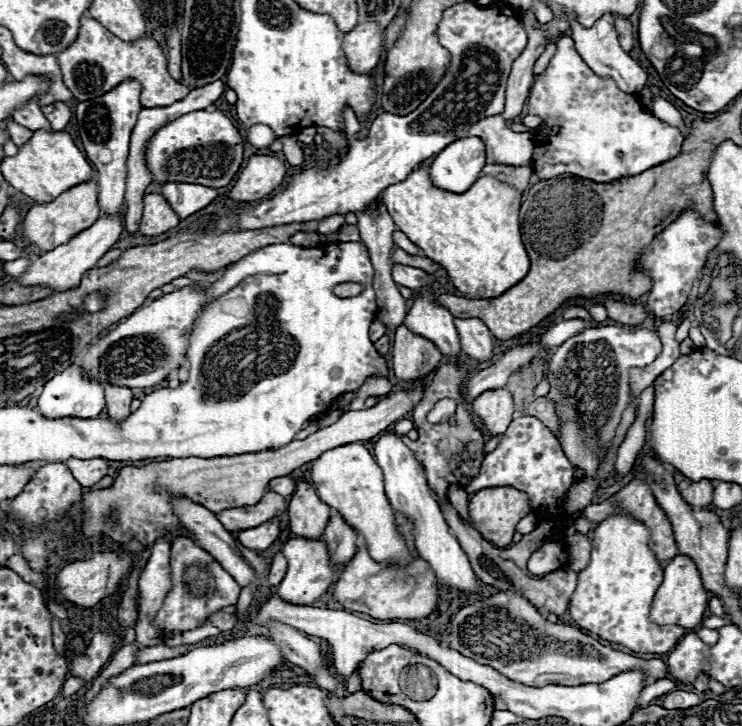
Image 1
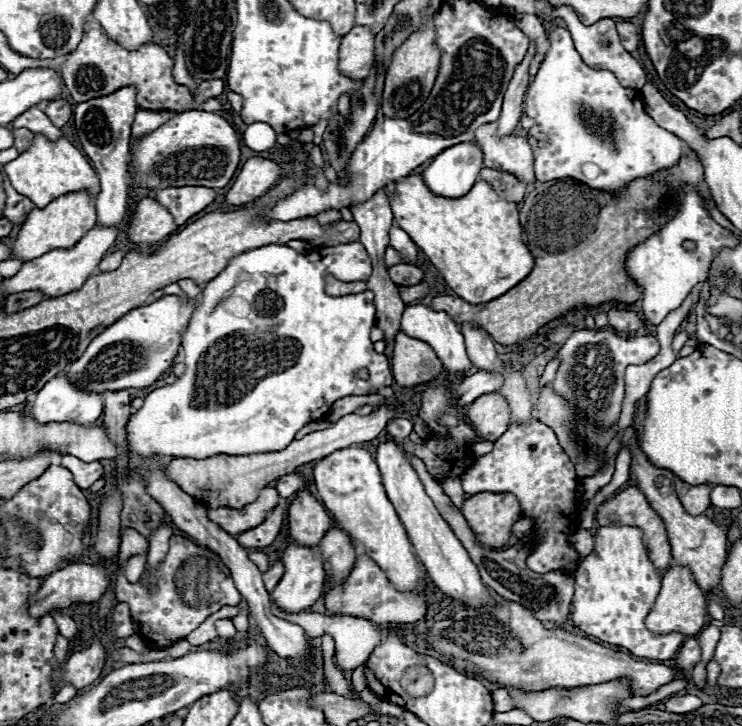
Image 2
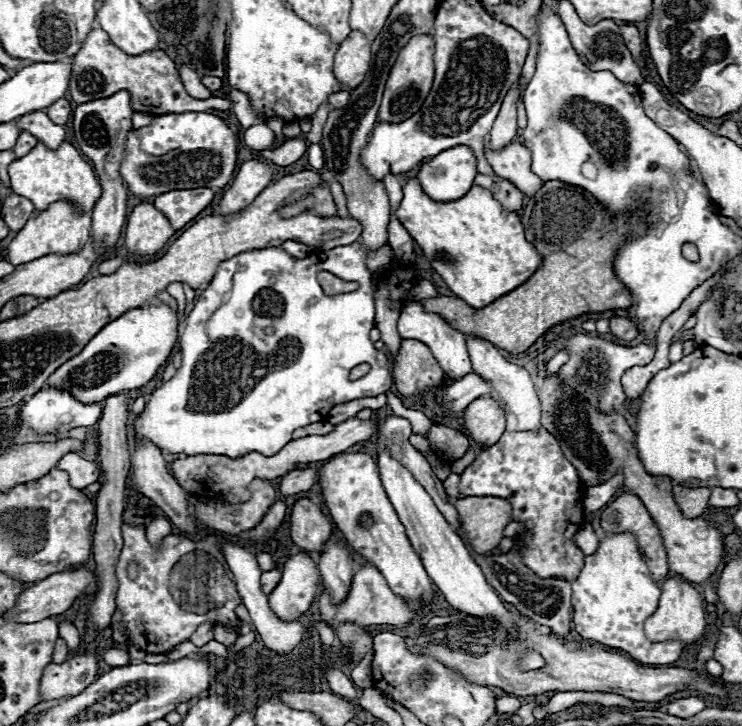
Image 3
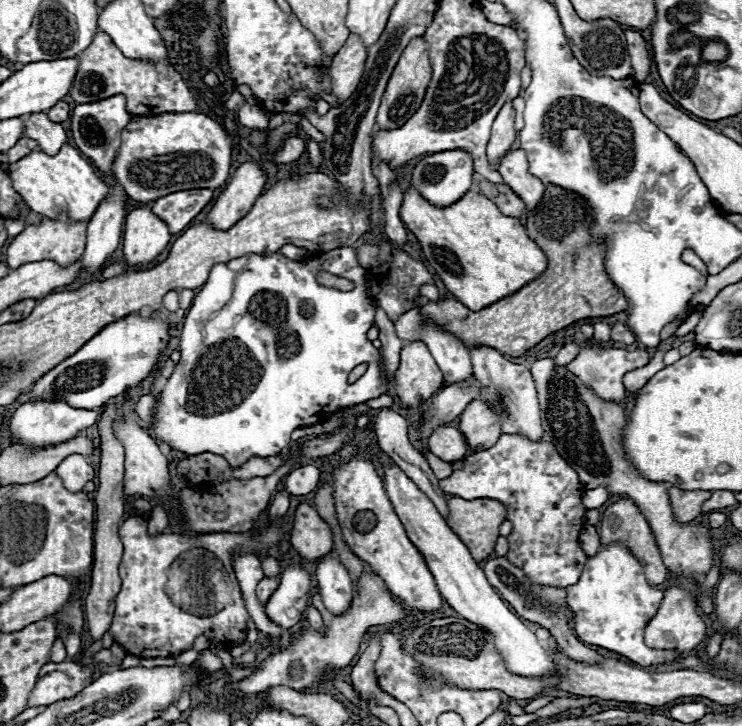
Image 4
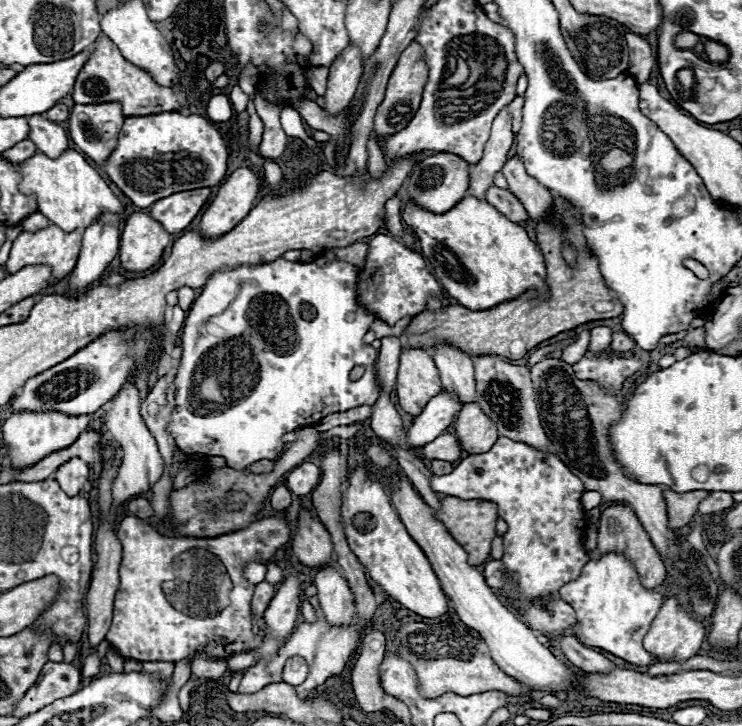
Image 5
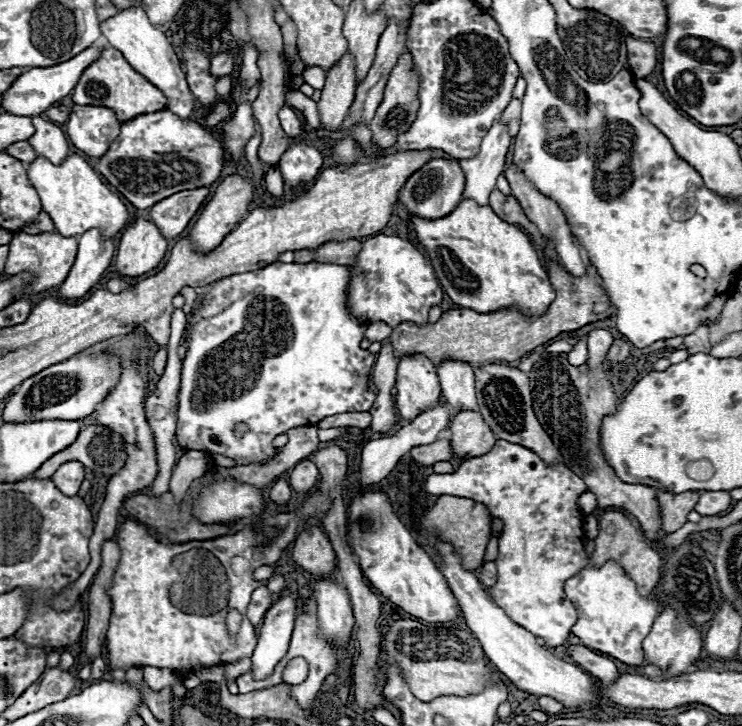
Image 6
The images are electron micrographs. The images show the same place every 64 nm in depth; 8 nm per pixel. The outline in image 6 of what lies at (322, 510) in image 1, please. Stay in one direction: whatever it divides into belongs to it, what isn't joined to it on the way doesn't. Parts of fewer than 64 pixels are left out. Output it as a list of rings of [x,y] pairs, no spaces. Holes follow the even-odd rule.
[[[318,526],[306,528],[294,542],[294,562],[314,576],[328,578],[336,570],[336,554],[330,540]]]

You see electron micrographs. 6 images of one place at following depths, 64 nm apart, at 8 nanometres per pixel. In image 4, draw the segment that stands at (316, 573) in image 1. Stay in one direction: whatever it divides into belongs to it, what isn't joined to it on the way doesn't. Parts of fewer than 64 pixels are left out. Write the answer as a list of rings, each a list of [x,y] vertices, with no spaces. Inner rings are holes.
[[[300,564],[286,568],[280,576],[276,592],[266,604],[268,618],[280,628],[296,626],[302,618],[304,608],[308,606],[310,588],[310,576]]]

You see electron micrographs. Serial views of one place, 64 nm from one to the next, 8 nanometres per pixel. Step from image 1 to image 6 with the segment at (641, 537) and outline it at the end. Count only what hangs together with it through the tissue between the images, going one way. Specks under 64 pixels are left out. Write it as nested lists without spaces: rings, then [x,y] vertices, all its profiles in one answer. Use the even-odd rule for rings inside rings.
[[[606,562],[600,568],[584,568],[566,582],[564,592],[578,610],[578,622],[572,626],[572,634],[578,636],[586,648],[606,652],[624,664],[640,666],[644,662],[642,640],[658,616],[658,604],[656,600],[642,598],[636,592],[636,584],[616,562]]]

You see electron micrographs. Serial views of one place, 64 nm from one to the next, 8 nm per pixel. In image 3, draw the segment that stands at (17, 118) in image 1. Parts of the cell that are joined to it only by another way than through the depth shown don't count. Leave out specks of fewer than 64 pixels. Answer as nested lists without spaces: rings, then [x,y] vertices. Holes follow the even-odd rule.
[[[46,112],[24,114],[18,120],[18,126],[20,126],[20,130],[30,132],[34,138],[38,138],[50,150],[56,150],[64,142],[64,128],[58,126],[58,124],[54,124],[46,116]]]

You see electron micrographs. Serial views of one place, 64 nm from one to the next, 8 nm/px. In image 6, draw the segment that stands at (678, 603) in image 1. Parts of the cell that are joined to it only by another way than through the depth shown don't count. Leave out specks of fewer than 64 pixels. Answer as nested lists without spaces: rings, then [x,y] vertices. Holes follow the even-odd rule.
[[[664,610],[654,620],[650,634],[644,638],[646,662],[652,666],[658,666],[662,672],[666,672],[666,674],[662,674],[664,680],[686,674],[686,670],[692,668],[692,664],[700,658],[700,650],[702,650],[702,638],[700,638],[698,628],[694,628],[694,626],[690,626],[690,622],[678,618],[674,610]]]

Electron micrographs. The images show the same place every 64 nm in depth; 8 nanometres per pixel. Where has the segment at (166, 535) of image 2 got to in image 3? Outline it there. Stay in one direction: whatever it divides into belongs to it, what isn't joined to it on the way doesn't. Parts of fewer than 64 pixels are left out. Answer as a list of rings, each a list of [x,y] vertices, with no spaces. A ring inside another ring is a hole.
[[[156,516],[150,524],[148,524],[148,528],[146,528],[146,534],[148,534],[148,540],[154,544],[154,546],[158,546],[160,542],[162,542],[162,538],[166,536],[166,534],[170,534],[170,522],[168,522],[168,518],[164,518],[164,516]]]

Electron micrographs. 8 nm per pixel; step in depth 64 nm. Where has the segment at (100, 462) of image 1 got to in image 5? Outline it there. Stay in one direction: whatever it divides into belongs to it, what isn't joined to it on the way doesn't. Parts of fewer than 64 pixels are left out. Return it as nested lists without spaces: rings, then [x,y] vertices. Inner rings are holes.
[[[72,458],[68,460],[66,464],[62,464],[56,474],[54,474],[54,480],[58,480],[60,488],[68,494],[68,496],[76,496],[82,488],[82,484],[88,480],[88,464],[82,462],[80,458]]]

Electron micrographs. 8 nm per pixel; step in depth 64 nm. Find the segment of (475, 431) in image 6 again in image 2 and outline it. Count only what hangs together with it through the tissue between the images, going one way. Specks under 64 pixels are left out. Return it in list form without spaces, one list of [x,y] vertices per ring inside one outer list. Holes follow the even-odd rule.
[[[486,394],[476,398],[468,406],[466,416],[484,442],[496,442],[510,424],[510,410],[500,394]]]

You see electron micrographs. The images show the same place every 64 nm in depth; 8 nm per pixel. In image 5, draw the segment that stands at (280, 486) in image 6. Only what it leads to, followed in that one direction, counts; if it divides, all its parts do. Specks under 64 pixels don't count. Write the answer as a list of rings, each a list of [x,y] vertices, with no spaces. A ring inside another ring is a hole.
[[[278,484],[270,494],[270,502],[274,510],[286,510],[290,506],[290,490],[284,484]]]

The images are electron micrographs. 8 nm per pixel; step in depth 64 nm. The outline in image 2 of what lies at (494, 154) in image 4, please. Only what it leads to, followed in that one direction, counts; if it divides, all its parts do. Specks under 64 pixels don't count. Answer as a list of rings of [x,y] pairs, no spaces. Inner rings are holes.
[[[530,46],[526,58],[522,60],[522,64],[516,68],[514,72],[514,78],[510,80],[510,86],[504,94],[504,104],[502,104],[502,112],[500,112],[500,118],[498,118],[498,130],[496,134],[498,136],[508,136],[514,132],[516,124],[518,124],[518,118],[520,118],[520,112],[522,112],[522,102],[524,102],[524,94],[526,94],[526,88],[528,88],[528,62],[534,54],[534,46]]]

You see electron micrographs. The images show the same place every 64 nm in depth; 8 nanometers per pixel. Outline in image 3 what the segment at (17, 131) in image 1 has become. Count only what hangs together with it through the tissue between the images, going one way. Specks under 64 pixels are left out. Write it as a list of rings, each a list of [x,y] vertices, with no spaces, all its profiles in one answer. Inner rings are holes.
[[[22,132],[22,134],[18,136],[18,142],[16,142],[16,146],[12,148],[12,152],[14,152],[16,158],[22,158],[22,156],[28,154],[36,144],[38,144],[38,140],[36,140],[34,136],[30,136],[28,132]]]

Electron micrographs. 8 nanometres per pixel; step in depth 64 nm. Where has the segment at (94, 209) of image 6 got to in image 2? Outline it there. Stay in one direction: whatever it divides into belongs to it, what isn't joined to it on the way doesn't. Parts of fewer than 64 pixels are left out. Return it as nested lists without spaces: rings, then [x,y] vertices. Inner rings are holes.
[[[36,136],[34,144],[26,152],[22,152],[16,160],[4,166],[4,172],[10,178],[14,190],[30,198],[36,204],[36,208],[44,208],[52,200],[70,192],[88,192],[92,198],[100,192],[100,184],[94,168],[88,164],[82,152],[76,150],[66,138],[60,138],[58,142],[50,142],[44,136]]]

